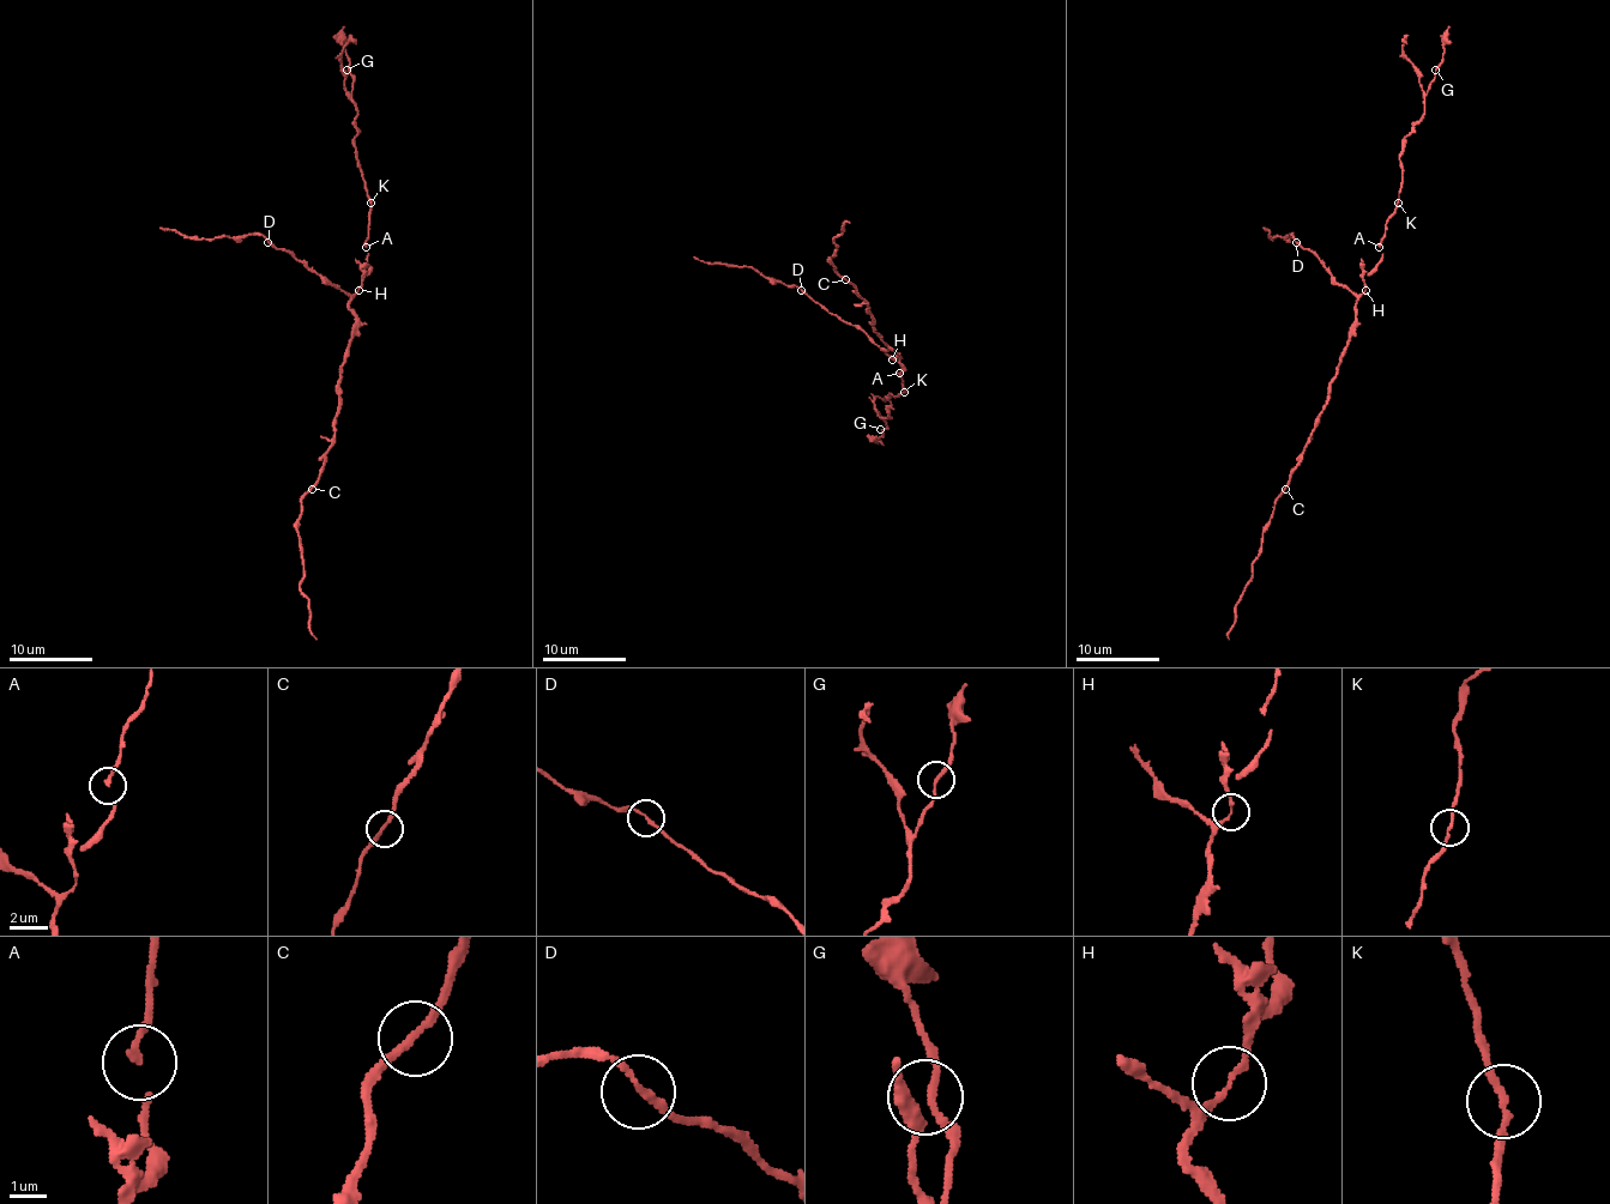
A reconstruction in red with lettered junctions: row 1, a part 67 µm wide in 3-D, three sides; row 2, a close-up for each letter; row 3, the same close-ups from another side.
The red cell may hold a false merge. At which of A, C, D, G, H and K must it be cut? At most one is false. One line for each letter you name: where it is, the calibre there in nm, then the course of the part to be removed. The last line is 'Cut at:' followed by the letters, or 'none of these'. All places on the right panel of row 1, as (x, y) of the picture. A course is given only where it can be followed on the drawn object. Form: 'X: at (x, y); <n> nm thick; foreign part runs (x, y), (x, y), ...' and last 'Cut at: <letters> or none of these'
H: at (1366, 290); 150 nm thick; foreign part runs (1364, 290), (1361, 259)
Cut at: H

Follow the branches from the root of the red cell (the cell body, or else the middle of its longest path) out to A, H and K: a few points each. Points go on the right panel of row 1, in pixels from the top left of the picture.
A: (1348, 332), (1355, 321), (1356, 298), (1364, 290), (1363, 276), (1381, 259), (1384, 253), (1379, 247)
H: (1348, 332), (1355, 321), (1356, 298), (1364, 290)
K: (1348, 332), (1356, 298), (1364, 290), (1363, 276), (1381, 259), (1386, 219), (1398, 203)

